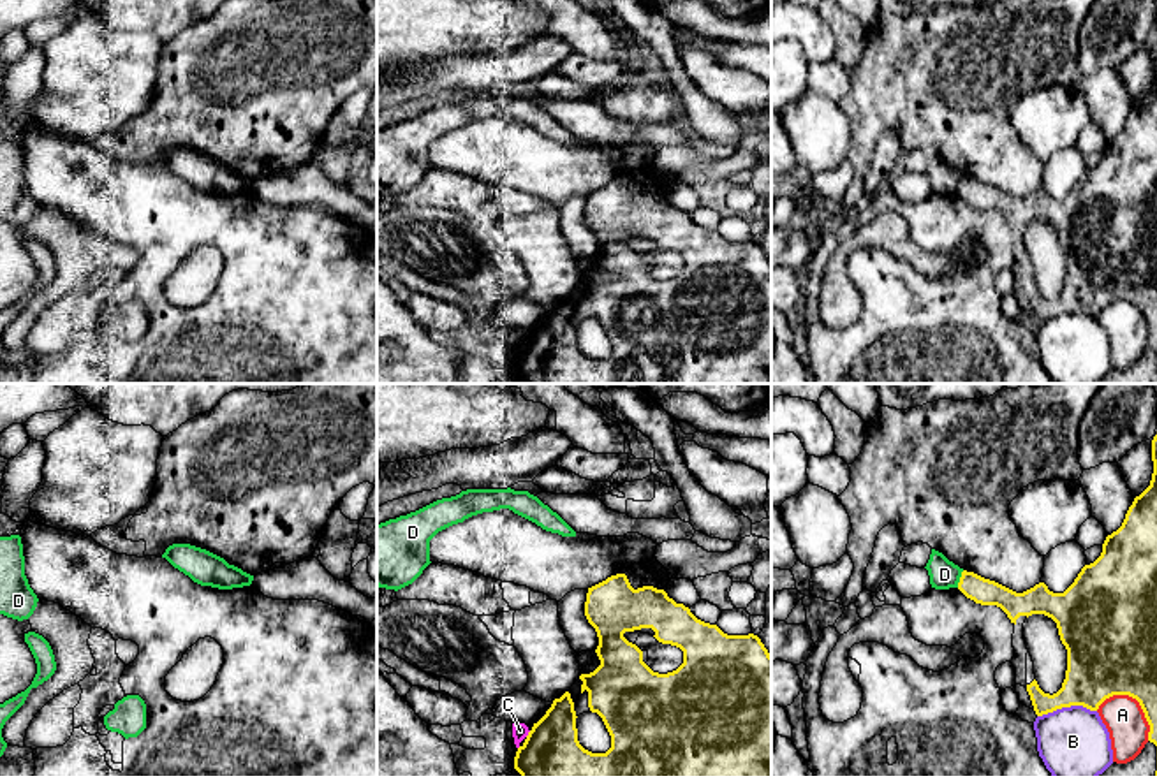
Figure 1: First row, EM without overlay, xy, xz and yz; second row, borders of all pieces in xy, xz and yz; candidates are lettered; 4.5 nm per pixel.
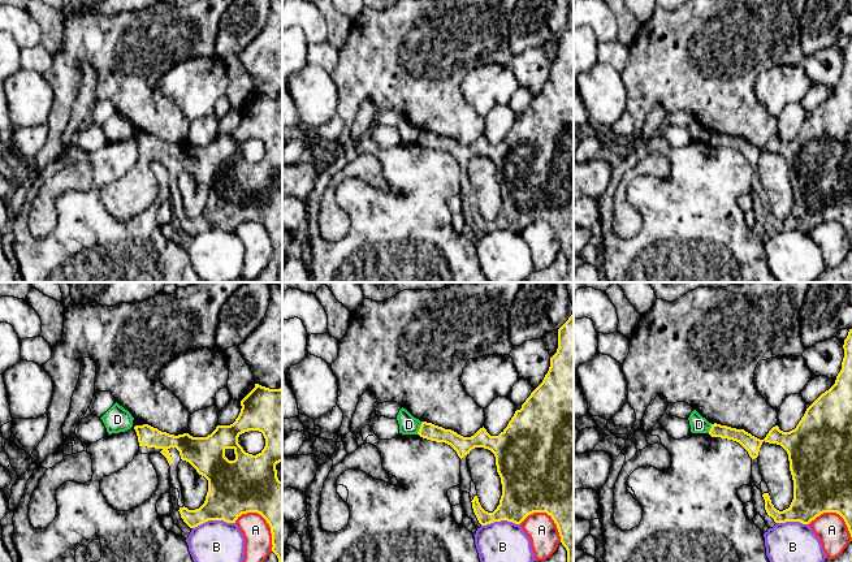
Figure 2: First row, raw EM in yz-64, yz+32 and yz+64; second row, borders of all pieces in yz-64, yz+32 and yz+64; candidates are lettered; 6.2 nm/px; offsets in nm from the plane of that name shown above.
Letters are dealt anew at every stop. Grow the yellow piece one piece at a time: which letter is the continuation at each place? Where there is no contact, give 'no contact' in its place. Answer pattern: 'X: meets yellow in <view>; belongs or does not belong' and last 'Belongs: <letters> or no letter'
A: meets yellow in yz; does not belong
B: meets yellow in yz; does not belong
C: meets yellow in xz; does not belong
D: meets yellow in yz; does not belong
Belongs: no letter

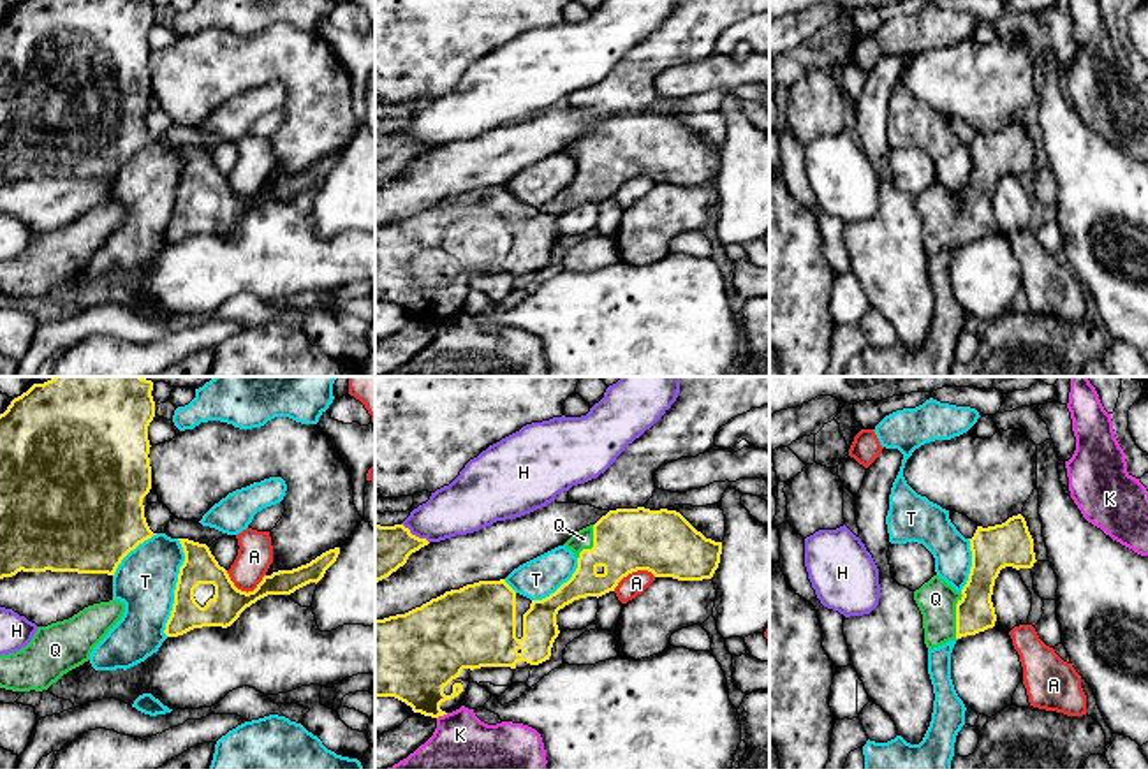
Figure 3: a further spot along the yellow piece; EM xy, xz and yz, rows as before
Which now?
A: meets yellow in xy; does not belong
H: meets yellow in xz; does not belong
K: meets yellow in xz; does not belong
Q: meets yellow in yz; belongs
T: meets yellow in xy; does not belong
Belongs: Q

